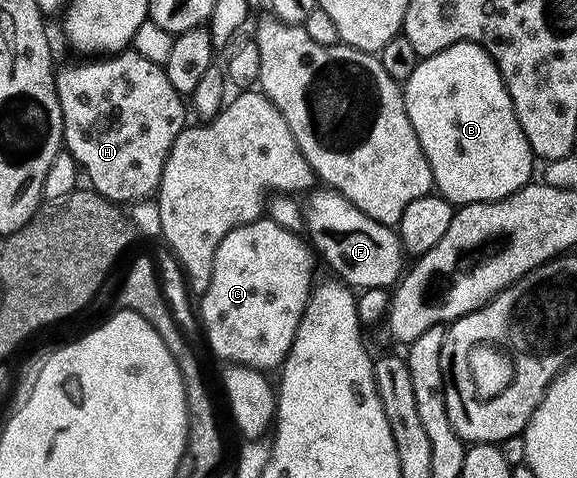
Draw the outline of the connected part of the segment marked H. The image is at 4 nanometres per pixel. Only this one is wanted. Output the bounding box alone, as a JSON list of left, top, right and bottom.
[55,49,186,203]

